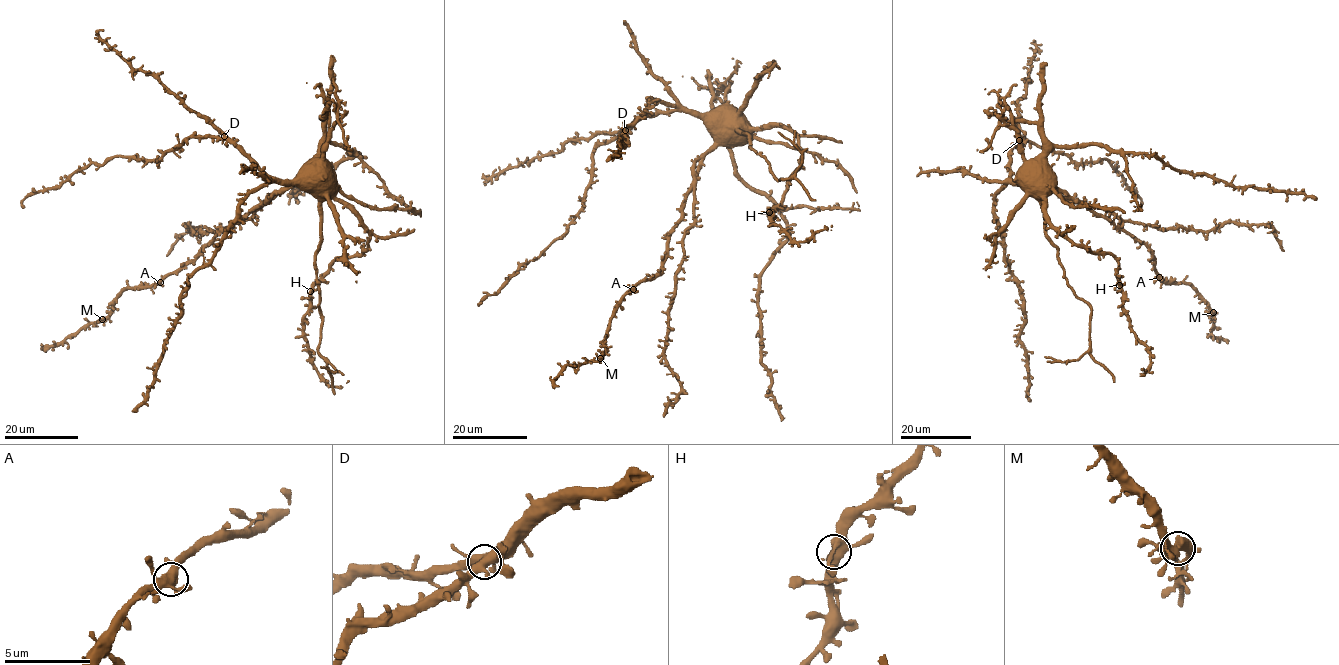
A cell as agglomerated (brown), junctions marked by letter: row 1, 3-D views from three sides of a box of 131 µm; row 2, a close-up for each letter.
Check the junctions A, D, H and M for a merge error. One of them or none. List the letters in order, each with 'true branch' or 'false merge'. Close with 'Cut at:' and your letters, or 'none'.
A: true branch
D: true branch
H: true branch
M: true branch
Cut at: none

